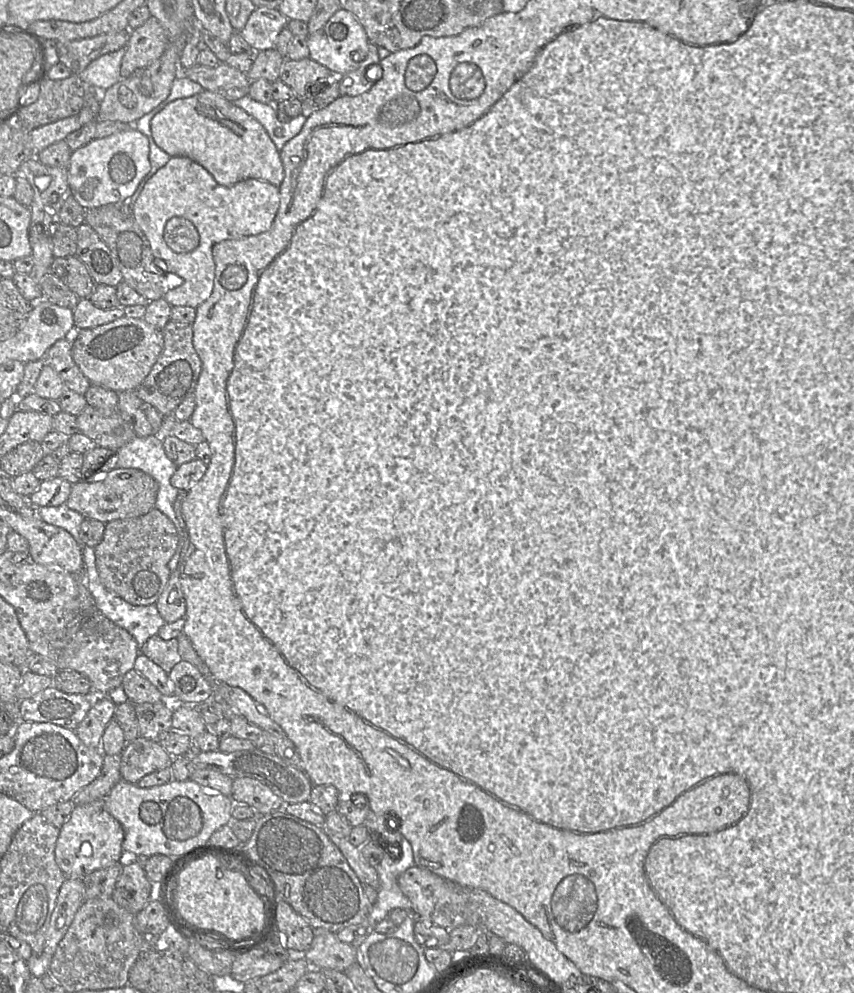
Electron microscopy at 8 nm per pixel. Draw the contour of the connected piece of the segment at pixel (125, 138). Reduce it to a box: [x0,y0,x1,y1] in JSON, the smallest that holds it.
[67,129,151,209]

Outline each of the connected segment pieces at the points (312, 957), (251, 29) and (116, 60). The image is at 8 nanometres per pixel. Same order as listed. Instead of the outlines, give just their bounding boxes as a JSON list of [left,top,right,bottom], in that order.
[[303,929,356,972],[234,7,289,52],[78,47,125,89]]

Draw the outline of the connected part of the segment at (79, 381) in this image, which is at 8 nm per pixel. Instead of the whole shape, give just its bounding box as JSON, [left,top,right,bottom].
[43,338,90,395]

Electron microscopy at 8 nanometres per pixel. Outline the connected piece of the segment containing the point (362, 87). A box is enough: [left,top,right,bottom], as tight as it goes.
[338,43,382,96]

